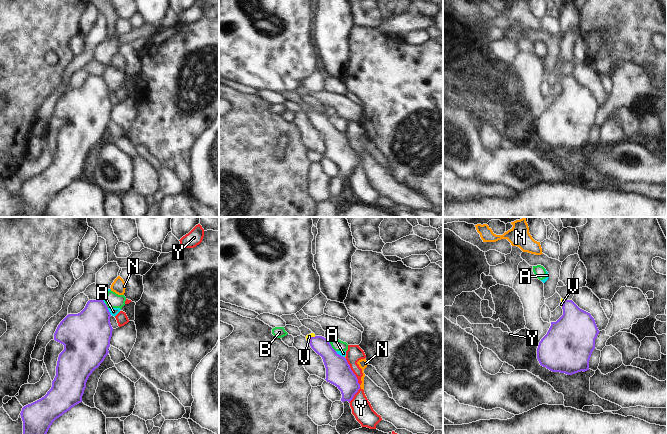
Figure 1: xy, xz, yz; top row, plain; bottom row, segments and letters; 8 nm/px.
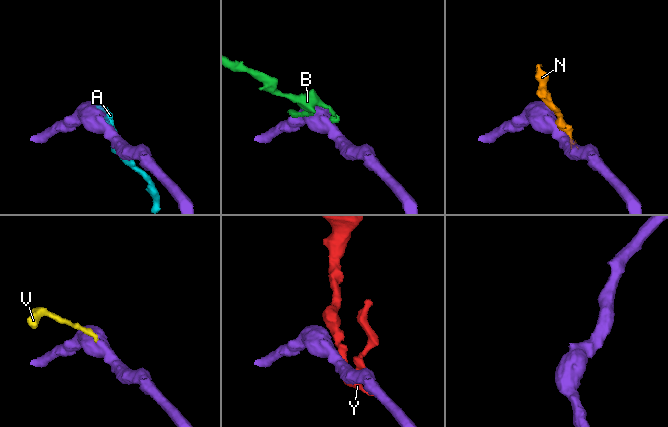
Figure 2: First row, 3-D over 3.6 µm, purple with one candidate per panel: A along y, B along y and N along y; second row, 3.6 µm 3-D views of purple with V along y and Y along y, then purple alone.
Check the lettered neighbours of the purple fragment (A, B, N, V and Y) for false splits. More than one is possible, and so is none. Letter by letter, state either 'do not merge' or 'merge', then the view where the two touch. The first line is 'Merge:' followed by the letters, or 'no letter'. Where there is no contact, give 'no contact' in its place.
Merge: V
A: do not merge; contact in xy
B: do not merge; contact in xz
N: do not merge; no contact
V: merge; contact in xz
Y: do not merge; contact in xz

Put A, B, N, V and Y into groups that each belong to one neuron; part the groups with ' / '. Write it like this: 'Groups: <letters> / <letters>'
Groups: A B / N / V / Y.

